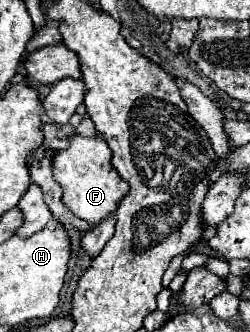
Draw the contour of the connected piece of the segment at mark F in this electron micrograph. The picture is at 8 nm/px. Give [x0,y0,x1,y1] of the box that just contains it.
[52,134,130,224]

